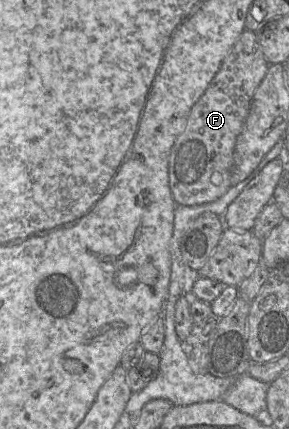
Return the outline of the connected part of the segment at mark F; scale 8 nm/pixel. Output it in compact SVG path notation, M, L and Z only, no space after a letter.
M245 29L204 94L192 107L186 126L171 149L169 186L177 205L214 202L231 187L236 140L243 130L254 93L269 66L260 48L257 32Z

